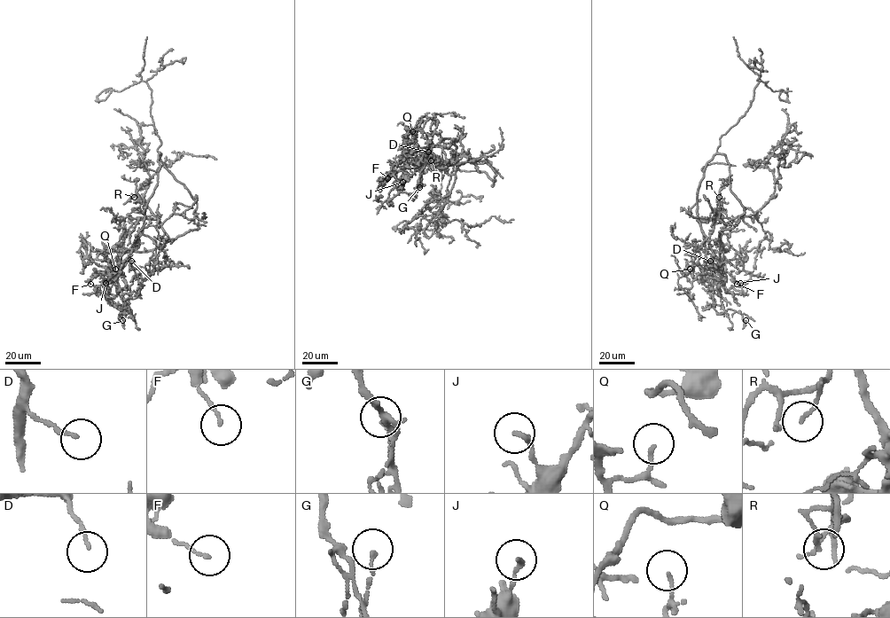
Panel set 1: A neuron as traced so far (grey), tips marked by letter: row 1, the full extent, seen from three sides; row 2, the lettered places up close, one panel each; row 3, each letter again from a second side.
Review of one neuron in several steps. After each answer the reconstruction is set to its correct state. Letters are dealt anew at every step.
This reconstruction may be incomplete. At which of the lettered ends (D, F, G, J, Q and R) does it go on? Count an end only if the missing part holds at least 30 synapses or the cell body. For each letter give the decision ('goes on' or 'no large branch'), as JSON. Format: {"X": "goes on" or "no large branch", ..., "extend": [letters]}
{"D": "no large branch", "F": "no large branch", "G": "no large branch", "J": "no large branch", "Q": "no large branch", "R": "no large branch", "extend": []}

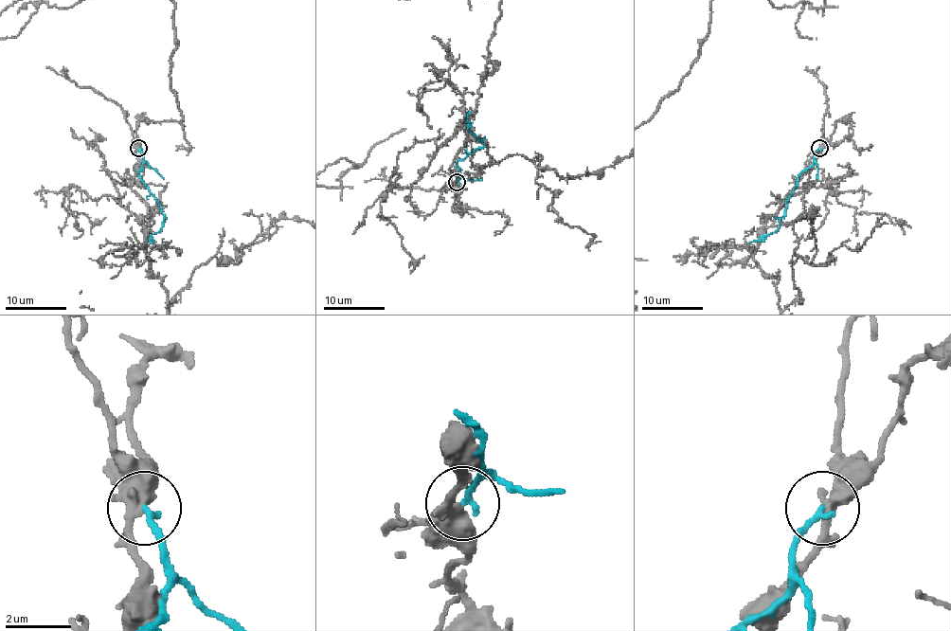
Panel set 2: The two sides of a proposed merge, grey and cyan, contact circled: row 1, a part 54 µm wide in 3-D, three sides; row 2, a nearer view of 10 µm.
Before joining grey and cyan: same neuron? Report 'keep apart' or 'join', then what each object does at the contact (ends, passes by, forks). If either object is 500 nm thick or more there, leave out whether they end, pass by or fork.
keep apart; grey forks; cyan ends

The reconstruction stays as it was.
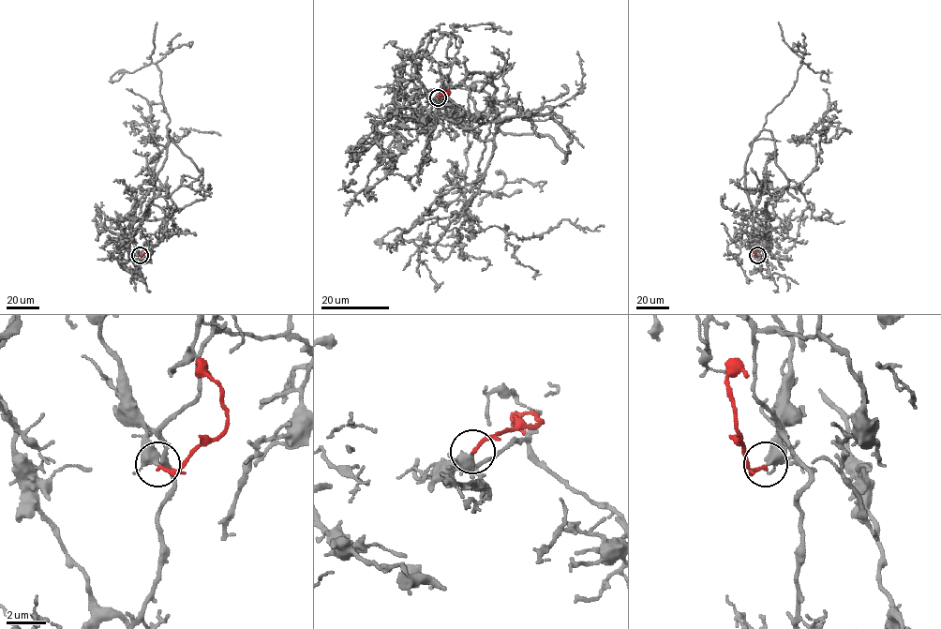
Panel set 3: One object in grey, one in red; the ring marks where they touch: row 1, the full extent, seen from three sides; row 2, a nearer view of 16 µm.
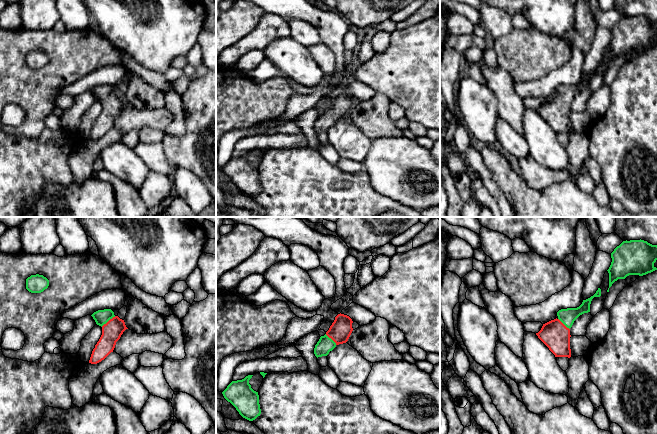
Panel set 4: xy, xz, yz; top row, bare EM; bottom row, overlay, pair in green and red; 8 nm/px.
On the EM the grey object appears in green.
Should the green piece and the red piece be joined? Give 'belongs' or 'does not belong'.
belongs

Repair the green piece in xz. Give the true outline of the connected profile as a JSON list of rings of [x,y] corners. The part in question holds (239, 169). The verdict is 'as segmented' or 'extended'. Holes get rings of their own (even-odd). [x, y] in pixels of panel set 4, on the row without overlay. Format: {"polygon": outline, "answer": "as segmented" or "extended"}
{"polygon": [[[248,151],[242,156],[232,157],[222,168],[224,174],[249,197],[255,196],[261,190],[258,168],[249,160],[252,152]]], "answer": "as segmented"}

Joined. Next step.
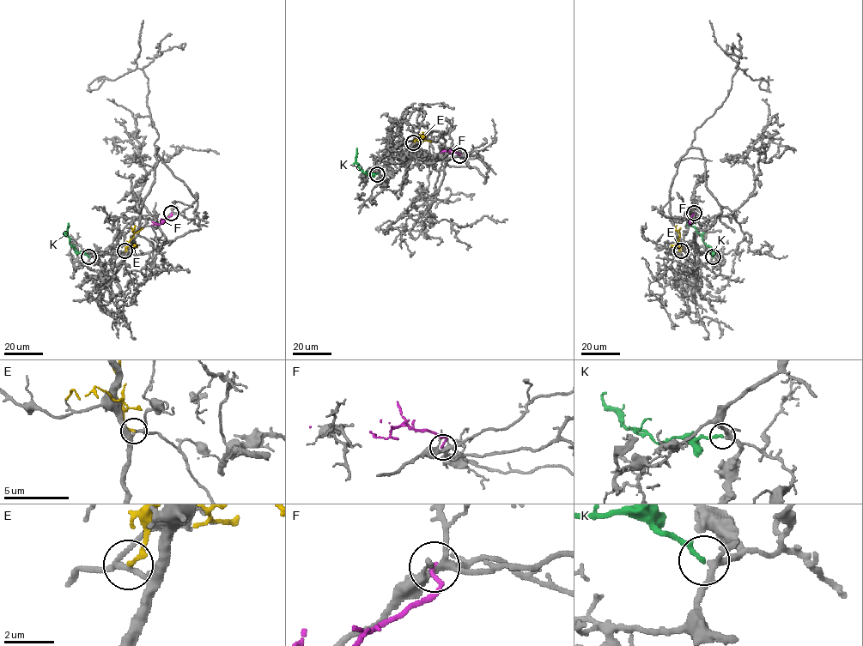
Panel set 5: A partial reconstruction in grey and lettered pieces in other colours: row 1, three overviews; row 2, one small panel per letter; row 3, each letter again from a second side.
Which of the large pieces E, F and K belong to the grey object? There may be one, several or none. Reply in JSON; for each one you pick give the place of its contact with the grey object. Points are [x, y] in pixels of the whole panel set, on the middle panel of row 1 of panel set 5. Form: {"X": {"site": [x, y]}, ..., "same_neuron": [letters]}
{"K": {"site": [377, 174]}, "same_neuron": ["K"]}

